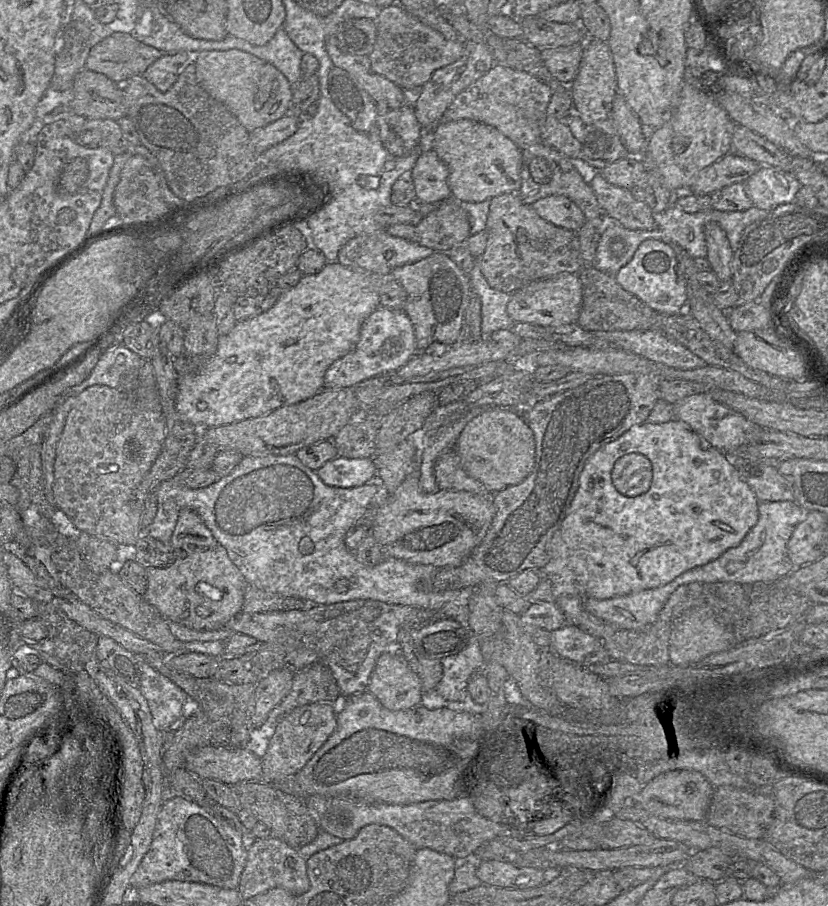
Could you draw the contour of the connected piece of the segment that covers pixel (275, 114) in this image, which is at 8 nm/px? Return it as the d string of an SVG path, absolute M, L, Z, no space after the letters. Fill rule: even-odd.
M231 49L201 51L195 65L198 83L223 104L249 133L286 115L293 86L271 63L248 52Z

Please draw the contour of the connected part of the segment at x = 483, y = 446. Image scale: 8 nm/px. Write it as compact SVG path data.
M490 408L469 421L461 431L456 452L465 472L480 481L491 493L520 484L531 473L535 461L535 439L527 421L510 408Z

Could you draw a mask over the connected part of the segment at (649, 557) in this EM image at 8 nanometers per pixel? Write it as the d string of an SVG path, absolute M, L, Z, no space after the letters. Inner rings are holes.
M677 419L660 424L644 422L633 426L617 439L604 445L587 460L579 476L577 492L559 529L550 540L550 560L539 569L539 572L542 578L551 581L555 603L558 597L567 594L583 594L588 599L604 600L662 587L681 574L706 565L719 558L728 549L736 547L757 523L759 503L755 493L726 455L711 446L687 425Z

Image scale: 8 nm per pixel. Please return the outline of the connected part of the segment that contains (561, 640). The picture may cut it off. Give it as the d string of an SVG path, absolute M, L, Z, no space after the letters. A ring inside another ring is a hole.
M569 623L552 631L551 648L560 657L582 665L610 661L609 655L597 638Z

